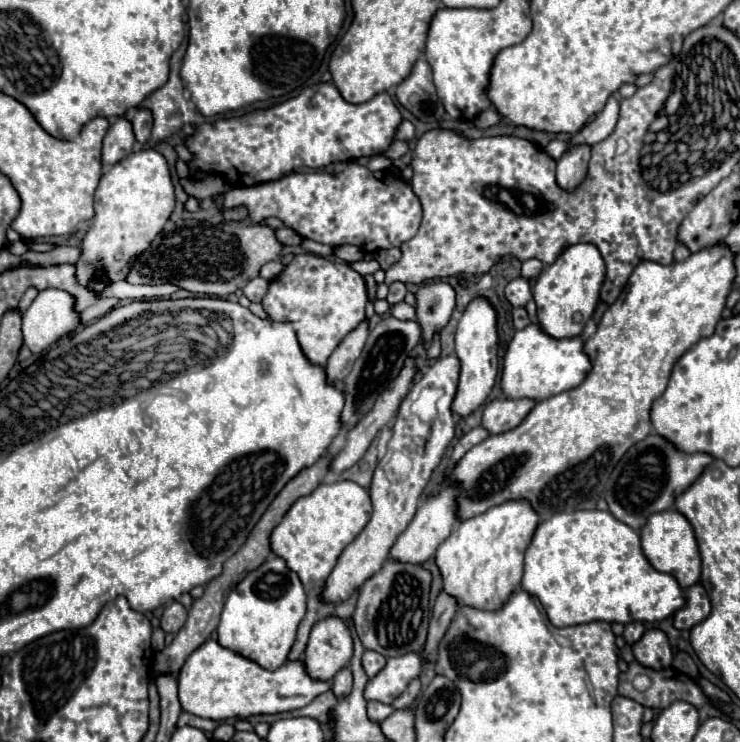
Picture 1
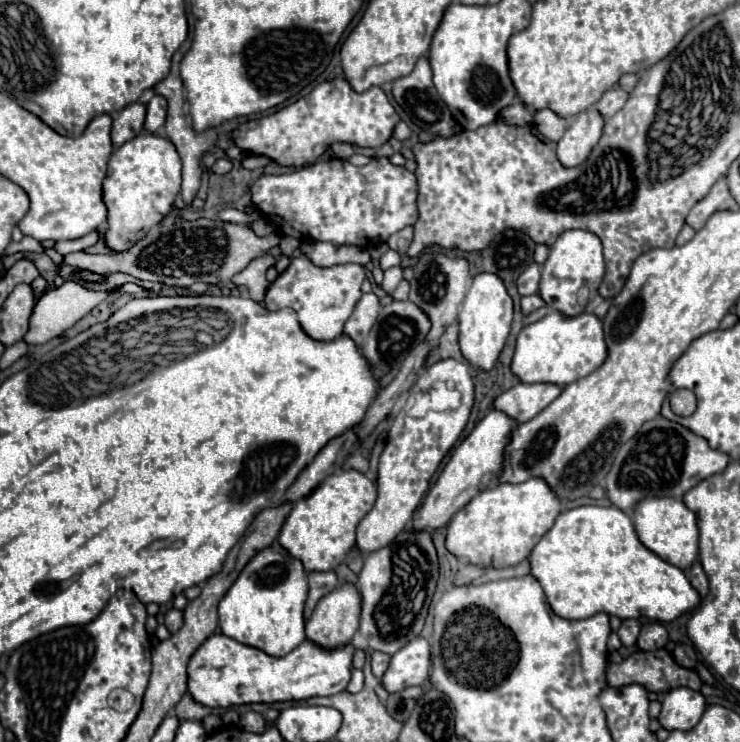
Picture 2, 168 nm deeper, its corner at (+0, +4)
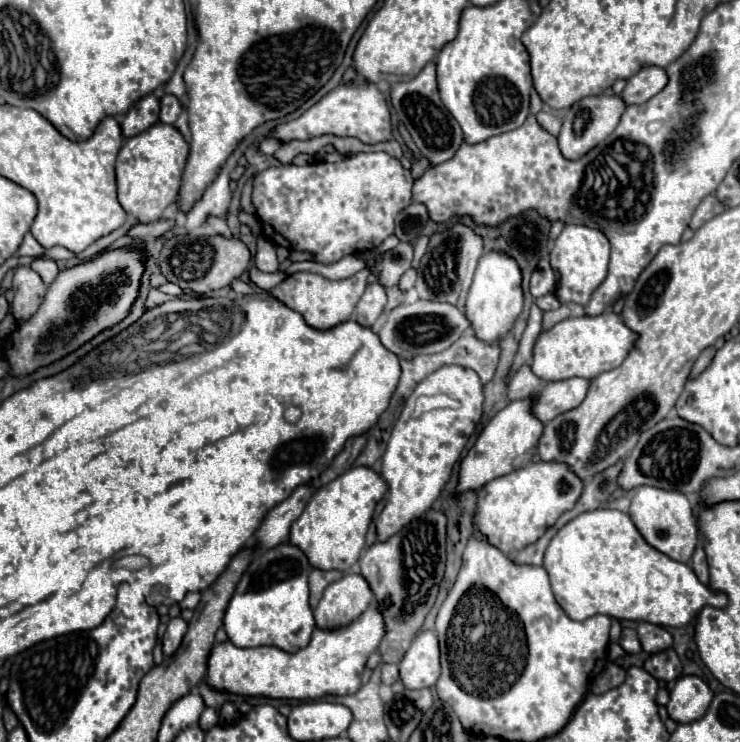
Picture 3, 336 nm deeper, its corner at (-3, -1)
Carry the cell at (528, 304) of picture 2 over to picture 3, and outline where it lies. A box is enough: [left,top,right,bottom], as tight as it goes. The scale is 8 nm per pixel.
[536,294,562,310]

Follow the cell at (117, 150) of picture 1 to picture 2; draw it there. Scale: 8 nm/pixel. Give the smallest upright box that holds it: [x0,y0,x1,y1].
[111,103,145,147]

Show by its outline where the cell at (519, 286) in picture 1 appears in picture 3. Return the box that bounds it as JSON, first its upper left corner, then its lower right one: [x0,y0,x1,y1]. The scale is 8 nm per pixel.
[530,260,556,298]

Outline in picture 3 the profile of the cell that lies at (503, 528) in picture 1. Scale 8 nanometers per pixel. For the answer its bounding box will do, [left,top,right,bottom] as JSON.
[474,460,582,556]

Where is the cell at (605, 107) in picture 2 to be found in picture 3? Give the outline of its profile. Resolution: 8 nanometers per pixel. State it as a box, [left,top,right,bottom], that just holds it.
[622,66,668,104]

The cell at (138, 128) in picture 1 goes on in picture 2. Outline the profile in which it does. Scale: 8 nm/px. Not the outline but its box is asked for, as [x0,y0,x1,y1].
[145,95,167,133]

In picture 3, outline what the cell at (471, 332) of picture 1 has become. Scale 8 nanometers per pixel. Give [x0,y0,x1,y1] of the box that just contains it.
[466,252,524,344]

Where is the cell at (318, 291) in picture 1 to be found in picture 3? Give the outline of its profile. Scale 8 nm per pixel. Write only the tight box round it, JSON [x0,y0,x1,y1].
[272,268,370,328]

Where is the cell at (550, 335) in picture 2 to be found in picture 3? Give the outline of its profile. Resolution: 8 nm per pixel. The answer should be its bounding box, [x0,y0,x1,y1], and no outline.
[532,312,638,382]

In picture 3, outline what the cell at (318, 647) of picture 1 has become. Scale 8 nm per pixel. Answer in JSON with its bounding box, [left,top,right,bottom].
[316,574,374,628]

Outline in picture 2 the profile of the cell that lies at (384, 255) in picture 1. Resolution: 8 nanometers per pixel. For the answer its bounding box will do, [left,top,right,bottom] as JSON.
[387,227,413,255]

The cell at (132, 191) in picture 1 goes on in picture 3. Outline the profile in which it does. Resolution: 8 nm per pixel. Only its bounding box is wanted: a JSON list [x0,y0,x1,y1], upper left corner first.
[116,122,190,224]

